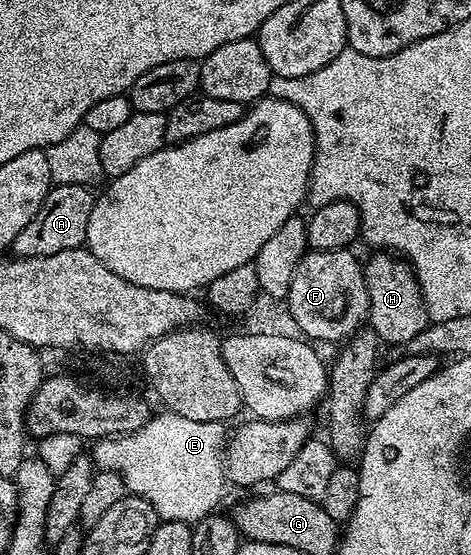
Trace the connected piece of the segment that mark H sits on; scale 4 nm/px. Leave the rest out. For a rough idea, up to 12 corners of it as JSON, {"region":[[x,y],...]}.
{"region":[[372,252],[363,266],[367,321],[384,346],[429,323],[415,271]]}

